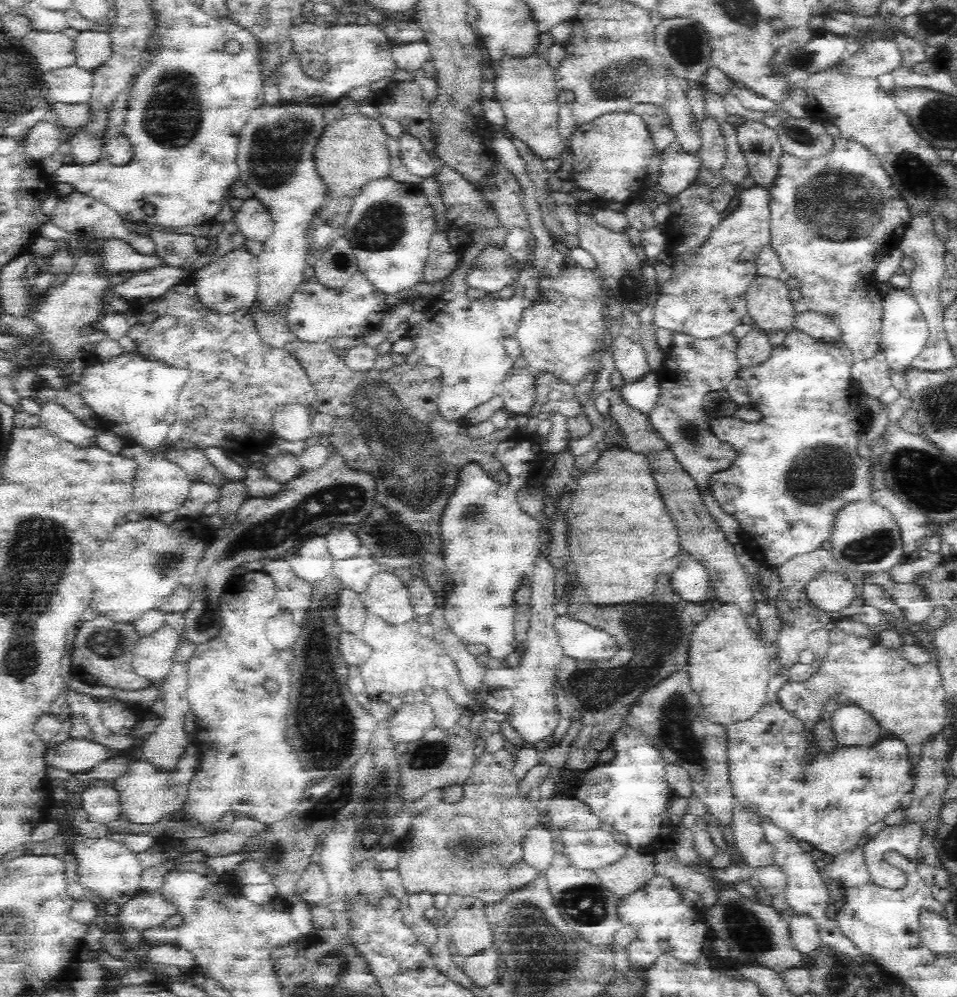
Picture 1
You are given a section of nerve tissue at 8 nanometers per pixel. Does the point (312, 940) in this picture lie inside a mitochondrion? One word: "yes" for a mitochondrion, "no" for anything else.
no

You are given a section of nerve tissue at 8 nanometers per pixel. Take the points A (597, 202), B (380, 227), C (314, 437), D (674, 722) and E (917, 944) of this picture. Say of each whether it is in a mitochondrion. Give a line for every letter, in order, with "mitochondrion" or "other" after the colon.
A: other
B: mitochondrion
C: other
D: mitochondrion
E: other

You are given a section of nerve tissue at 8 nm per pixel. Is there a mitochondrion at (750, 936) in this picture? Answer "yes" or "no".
yes

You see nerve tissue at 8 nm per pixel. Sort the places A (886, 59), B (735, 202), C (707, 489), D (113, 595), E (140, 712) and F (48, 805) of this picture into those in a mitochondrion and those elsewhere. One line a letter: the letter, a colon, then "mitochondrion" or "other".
A: other
B: other
C: other
D: other
E: other
F: other

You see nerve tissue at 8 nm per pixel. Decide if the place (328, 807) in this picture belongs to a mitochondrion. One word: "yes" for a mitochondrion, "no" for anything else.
yes

